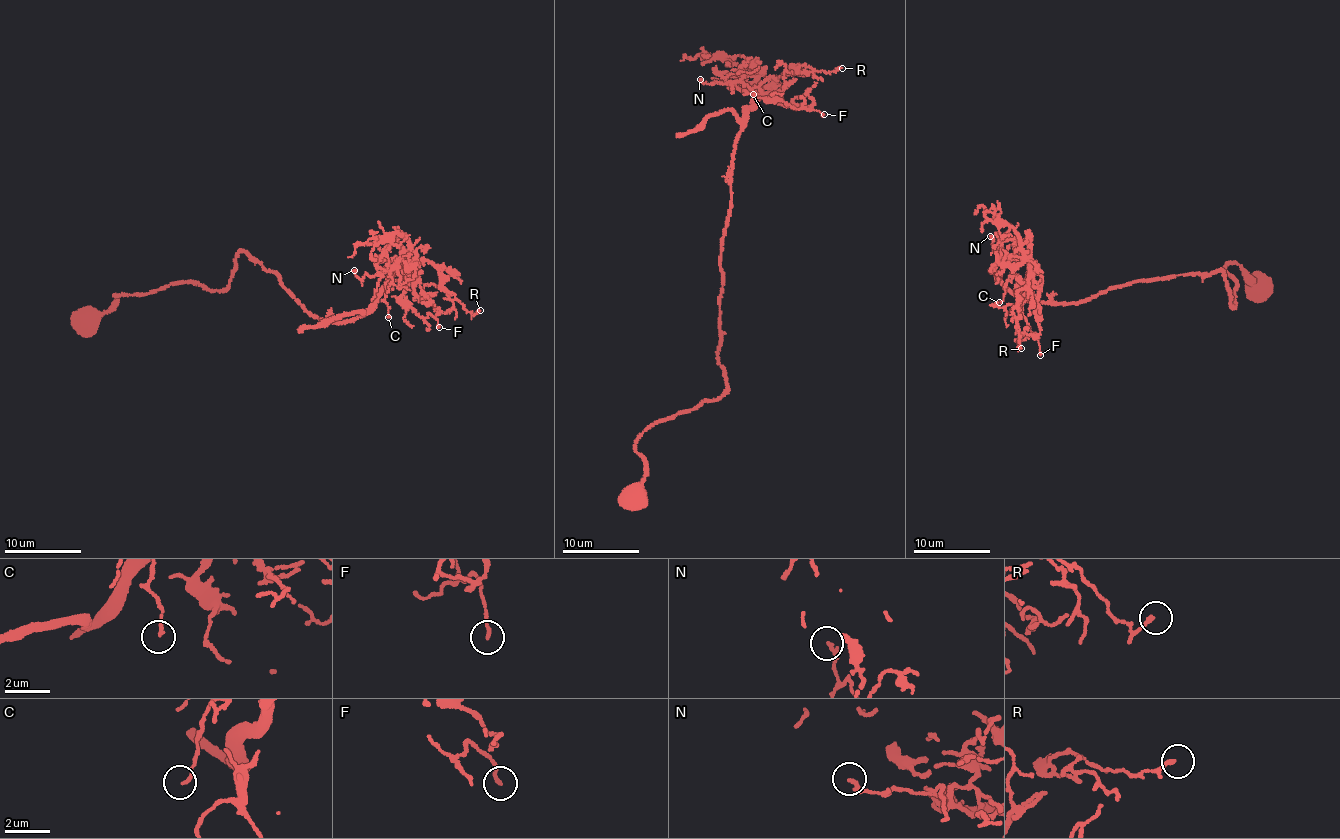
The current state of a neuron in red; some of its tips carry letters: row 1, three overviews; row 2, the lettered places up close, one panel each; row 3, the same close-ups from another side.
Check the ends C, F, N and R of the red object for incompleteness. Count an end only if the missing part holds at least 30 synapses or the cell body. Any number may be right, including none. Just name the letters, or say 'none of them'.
none of them

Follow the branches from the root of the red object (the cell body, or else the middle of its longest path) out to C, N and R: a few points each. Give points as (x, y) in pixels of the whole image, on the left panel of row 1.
C: (90, 320), (115, 295), (190, 282), (221, 290), (243, 251), (324, 324), (367, 311), (399, 271), (388, 317)
N: (90, 320), (115, 295), (221, 290), (243, 251), (341, 324), (396, 262), (354, 270)
R: (90, 320), (115, 295), (221, 290), (243, 251), (324, 324), (427, 261), (480, 310)

